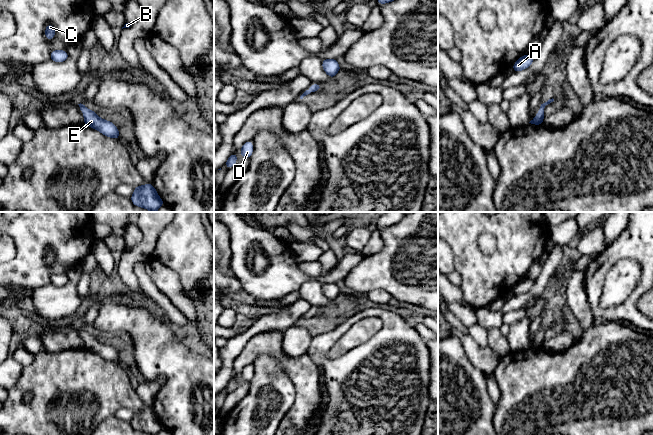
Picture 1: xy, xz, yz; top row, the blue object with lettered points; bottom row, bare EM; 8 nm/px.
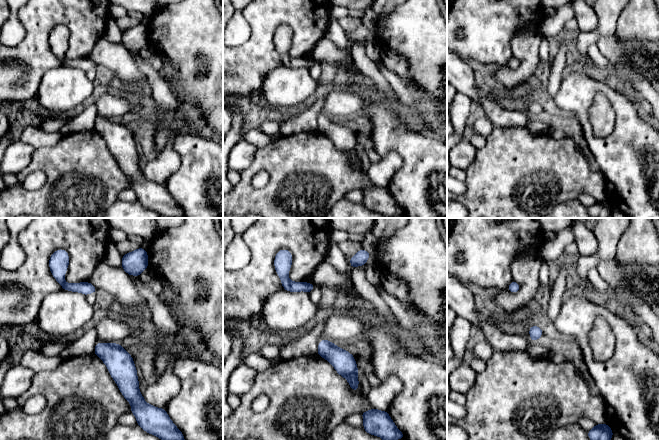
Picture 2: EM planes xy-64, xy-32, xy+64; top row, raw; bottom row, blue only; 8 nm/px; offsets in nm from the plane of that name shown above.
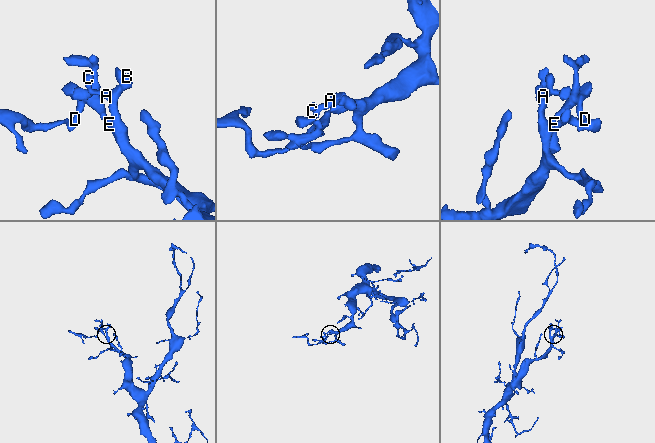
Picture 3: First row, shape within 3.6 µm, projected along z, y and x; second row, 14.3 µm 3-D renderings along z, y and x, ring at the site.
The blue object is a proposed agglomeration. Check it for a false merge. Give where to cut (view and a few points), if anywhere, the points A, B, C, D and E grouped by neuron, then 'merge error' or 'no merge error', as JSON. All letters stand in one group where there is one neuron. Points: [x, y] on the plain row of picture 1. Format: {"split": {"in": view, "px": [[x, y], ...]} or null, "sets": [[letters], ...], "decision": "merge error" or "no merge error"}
{"split": null, "sets": [["A", "B", "C", "D", "E"]], "decision": "no merge error"}

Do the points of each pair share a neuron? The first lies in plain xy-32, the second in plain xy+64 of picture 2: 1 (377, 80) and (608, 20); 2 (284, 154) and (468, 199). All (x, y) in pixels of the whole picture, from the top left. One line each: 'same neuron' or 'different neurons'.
1: same neuron
2: same neuron

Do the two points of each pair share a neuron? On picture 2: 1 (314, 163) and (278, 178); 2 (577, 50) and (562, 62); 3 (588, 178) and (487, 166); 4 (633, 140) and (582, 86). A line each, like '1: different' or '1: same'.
1: same
2: different
3: same
4: same

